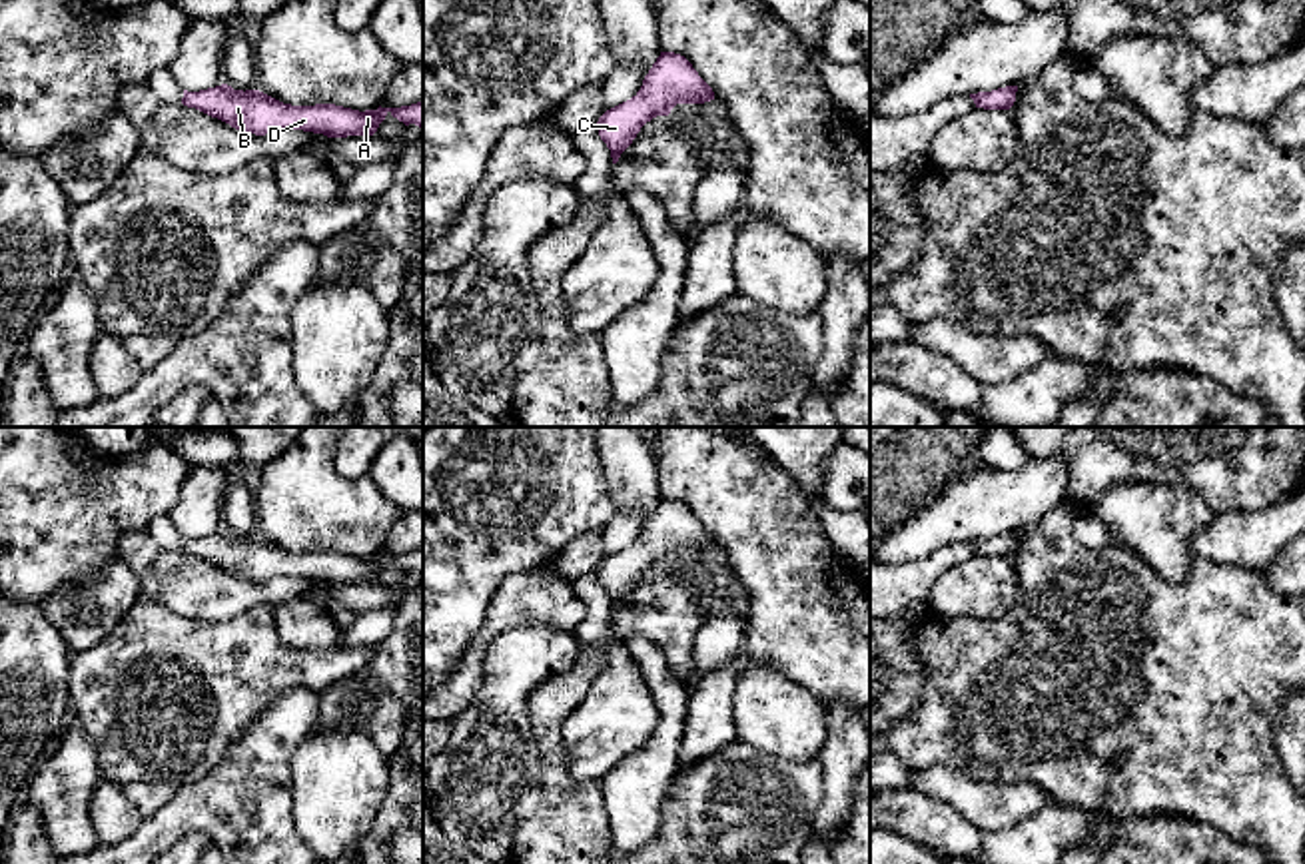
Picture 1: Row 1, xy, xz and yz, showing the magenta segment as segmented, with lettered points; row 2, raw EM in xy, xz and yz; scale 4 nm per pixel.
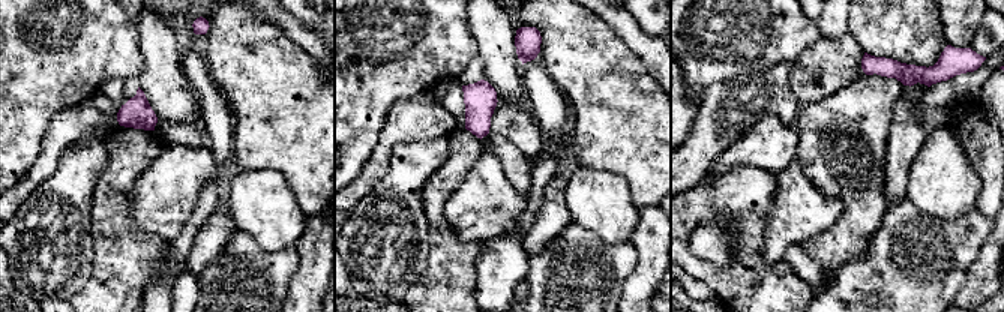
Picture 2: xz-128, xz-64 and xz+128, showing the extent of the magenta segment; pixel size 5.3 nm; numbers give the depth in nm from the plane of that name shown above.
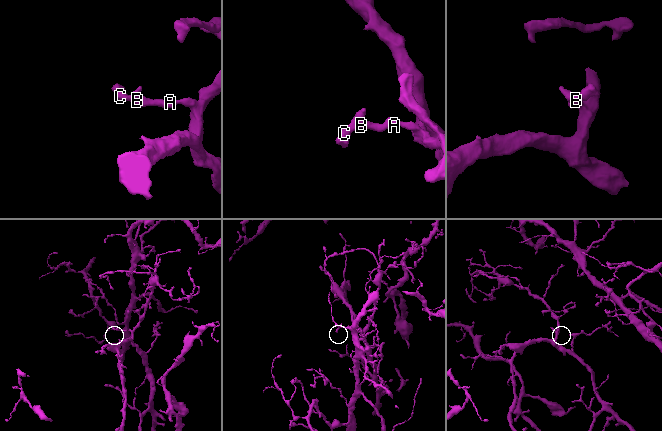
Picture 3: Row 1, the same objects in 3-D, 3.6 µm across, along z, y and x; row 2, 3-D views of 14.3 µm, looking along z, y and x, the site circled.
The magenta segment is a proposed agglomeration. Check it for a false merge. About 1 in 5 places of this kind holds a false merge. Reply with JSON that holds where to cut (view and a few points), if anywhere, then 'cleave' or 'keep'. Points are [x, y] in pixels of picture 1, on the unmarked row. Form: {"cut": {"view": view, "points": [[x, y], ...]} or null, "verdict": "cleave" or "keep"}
{"cut": null, "verdict": "keep"}

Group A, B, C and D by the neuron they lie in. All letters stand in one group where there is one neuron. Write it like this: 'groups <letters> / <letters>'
groups A B C D

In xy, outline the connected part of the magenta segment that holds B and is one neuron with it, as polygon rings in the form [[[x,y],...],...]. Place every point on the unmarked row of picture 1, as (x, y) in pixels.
[[[227,531],[188,539],[182,551],[255,583],[275,577],[303,577],[327,585],[373,583],[387,561],[423,577],[423,547],[401,555],[351,557],[335,551],[291,553],[259,537],[233,537]]]

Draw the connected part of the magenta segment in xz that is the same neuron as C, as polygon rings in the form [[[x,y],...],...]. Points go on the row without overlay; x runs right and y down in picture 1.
[[[660,499],[641,537],[631,547],[607,557],[595,573],[611,597],[613,611],[617,611],[647,569],[668,563],[676,551],[710,547],[714,547],[712,535],[684,503]]]

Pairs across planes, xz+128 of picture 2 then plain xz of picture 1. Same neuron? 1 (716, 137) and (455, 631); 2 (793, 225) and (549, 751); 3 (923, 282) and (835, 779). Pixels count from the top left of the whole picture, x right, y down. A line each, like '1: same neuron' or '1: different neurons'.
1: different neurons
2: different neurons
3: different neurons

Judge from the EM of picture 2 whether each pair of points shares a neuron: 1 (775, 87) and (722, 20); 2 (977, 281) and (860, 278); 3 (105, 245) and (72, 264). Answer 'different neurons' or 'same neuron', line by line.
1: different neurons
2: different neurons
3: different neurons

